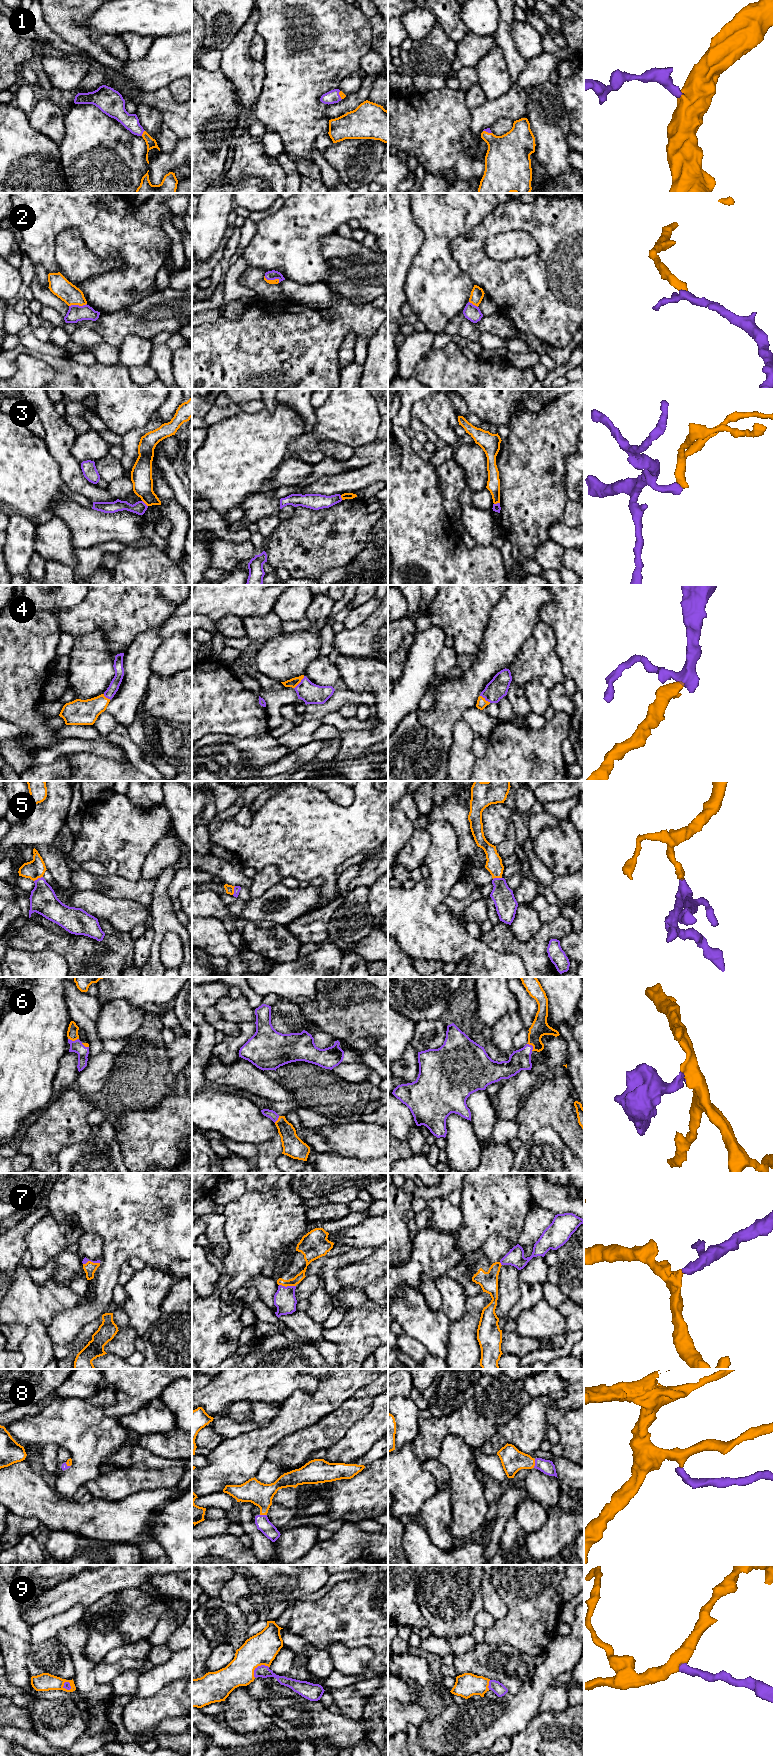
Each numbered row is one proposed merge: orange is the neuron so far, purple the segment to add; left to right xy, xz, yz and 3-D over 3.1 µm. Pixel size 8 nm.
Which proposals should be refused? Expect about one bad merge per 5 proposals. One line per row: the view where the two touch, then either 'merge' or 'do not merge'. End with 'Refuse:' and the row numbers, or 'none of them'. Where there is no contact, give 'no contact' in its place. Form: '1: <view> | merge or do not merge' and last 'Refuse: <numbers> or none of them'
1: xy | merge
2: xy | merge
3: xy | do not merge
4: xz | merge
5: xy | merge
6: xy | merge
7: xz | merge
8: yz | merge
9: xz | merge
Refuse: 3

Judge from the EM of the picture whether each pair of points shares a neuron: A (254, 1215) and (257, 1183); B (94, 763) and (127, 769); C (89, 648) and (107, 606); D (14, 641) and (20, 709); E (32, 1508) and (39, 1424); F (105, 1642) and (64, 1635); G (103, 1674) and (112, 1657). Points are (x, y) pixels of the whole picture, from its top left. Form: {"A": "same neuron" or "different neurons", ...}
{"A": "different neurons", "B": "same neuron", "C": "different neurons", "D": "same neuron", "E": "different neurons", "F": "different neurons", "G": "different neurons"}

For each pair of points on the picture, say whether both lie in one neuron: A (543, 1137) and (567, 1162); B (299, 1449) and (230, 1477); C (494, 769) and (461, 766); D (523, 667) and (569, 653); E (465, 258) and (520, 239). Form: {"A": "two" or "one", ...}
{"A": "one", "B": "two", "C": "two", "D": "two", "E": "two"}

